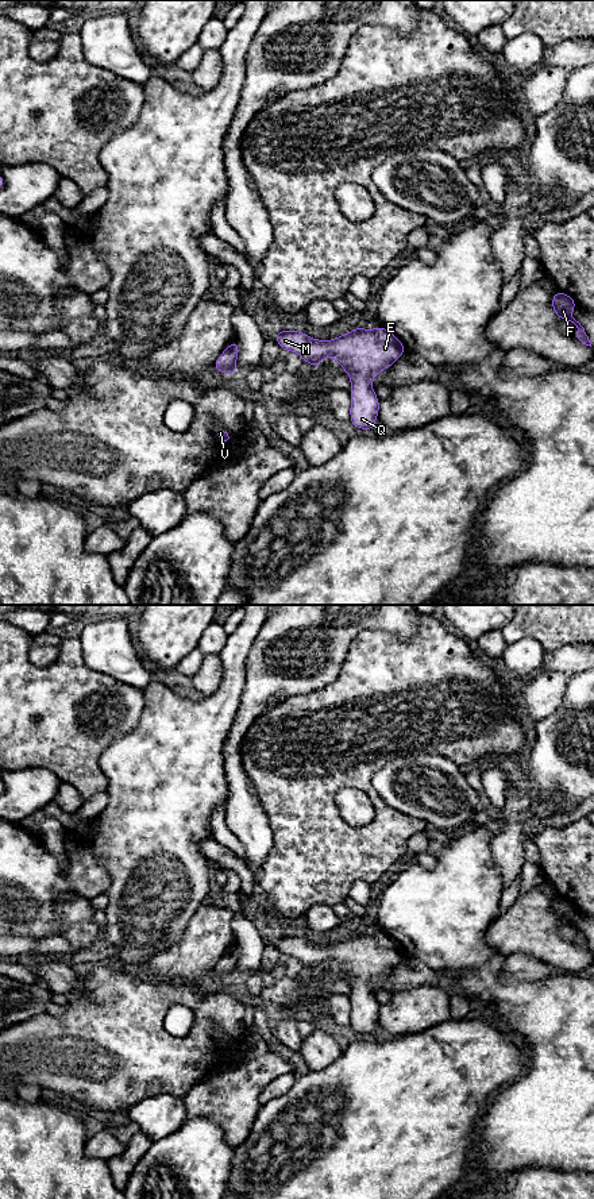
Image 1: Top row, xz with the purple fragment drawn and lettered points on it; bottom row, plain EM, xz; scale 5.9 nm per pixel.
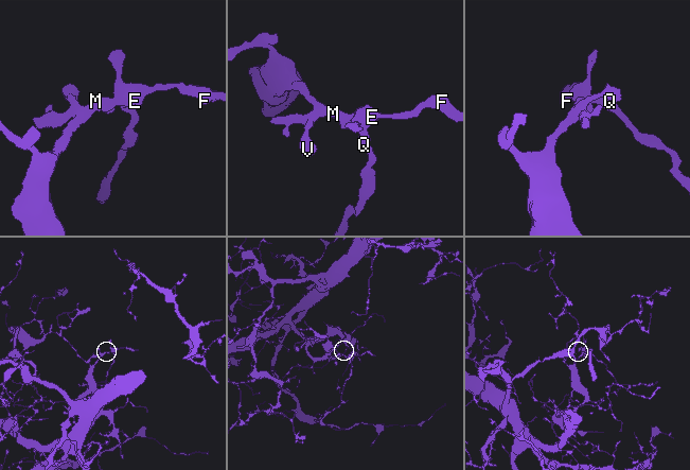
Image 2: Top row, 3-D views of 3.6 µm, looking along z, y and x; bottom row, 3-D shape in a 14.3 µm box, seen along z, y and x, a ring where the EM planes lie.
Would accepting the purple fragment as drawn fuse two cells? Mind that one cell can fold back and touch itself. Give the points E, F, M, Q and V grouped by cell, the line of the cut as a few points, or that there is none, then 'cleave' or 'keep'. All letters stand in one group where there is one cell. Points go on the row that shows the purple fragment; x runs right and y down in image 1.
E F M Q V; no cut; keep

